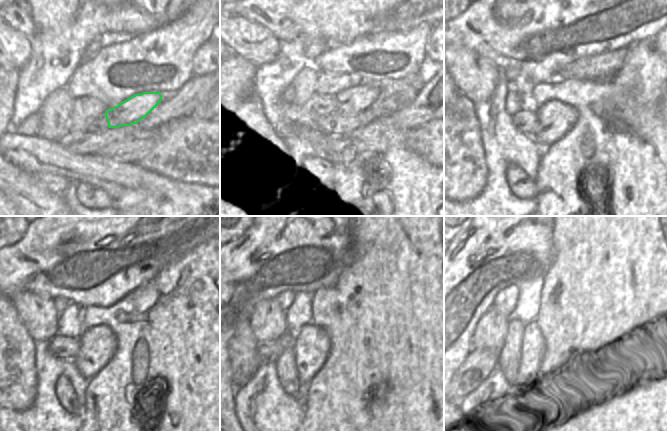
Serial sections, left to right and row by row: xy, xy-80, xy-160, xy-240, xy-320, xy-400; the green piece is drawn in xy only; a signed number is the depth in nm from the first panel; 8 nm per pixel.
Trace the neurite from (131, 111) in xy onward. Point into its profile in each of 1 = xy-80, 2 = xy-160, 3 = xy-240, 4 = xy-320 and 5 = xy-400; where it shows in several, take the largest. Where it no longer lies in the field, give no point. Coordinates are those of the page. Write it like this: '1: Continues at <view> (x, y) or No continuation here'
1: Continues at xy-80 (343, 121)
2: Continues at xy-160 (555, 118)
3: Continues at xy-240 (98, 344)
4: Continues at xy-320 (312, 347)
5: Continues at xy-400 (533, 345)

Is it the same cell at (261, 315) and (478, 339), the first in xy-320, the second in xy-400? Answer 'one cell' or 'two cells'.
one cell

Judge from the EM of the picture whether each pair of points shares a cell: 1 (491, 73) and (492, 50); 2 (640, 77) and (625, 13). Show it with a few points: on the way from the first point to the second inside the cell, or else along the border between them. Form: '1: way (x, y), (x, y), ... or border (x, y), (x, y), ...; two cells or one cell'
1: border (471, 51), (488, 59), (500, 70); two cells
2: border (651, 39), (641, 39), (627, 47); two cells

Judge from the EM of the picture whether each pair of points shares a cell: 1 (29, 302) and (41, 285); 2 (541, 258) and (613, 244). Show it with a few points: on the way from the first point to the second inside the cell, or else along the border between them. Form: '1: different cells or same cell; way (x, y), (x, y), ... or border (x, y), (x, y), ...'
1: different cells; border (11, 293), (34, 292), (53, 300)
2: different cells; border (552, 232), (552, 262), (544, 276)

